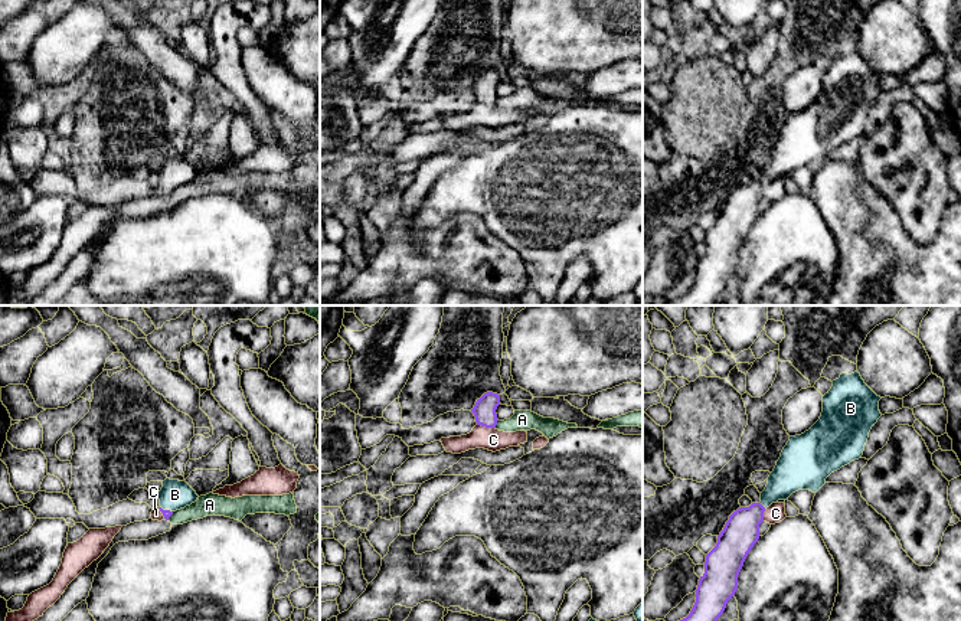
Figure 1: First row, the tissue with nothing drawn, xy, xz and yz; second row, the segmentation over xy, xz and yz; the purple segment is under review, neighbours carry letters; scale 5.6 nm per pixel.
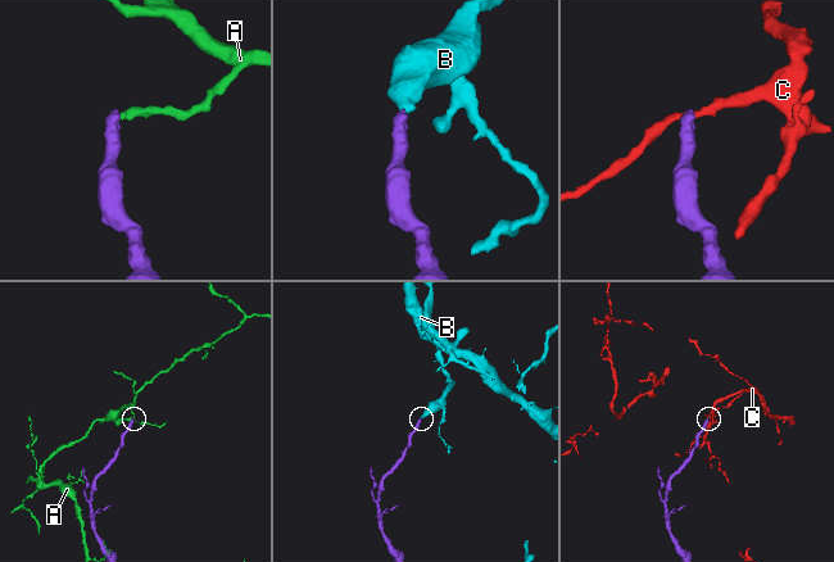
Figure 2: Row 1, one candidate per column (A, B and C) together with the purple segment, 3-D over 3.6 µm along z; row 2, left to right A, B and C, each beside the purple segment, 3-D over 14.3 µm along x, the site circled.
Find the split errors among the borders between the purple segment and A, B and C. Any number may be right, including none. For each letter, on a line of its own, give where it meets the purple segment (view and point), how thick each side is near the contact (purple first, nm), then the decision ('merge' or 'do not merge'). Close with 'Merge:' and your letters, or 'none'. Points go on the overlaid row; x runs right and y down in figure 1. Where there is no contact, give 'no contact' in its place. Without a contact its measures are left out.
A: xz (496, 424) | 130/110 nm | do not merge
B: yz (761, 505) | 200/200 nm | merge
C: xz (486, 427) | 130/130 nm | do not merge
Merge: B

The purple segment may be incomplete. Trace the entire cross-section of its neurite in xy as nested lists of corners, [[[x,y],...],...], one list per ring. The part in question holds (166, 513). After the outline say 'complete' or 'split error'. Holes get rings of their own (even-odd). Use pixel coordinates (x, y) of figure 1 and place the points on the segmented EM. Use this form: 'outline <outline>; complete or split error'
outline [[[166,478],[157,497],[160,500],[158,509],[164,519],[169,520],[176,510],[190,506],[199,496],[186,481]]]; split error

